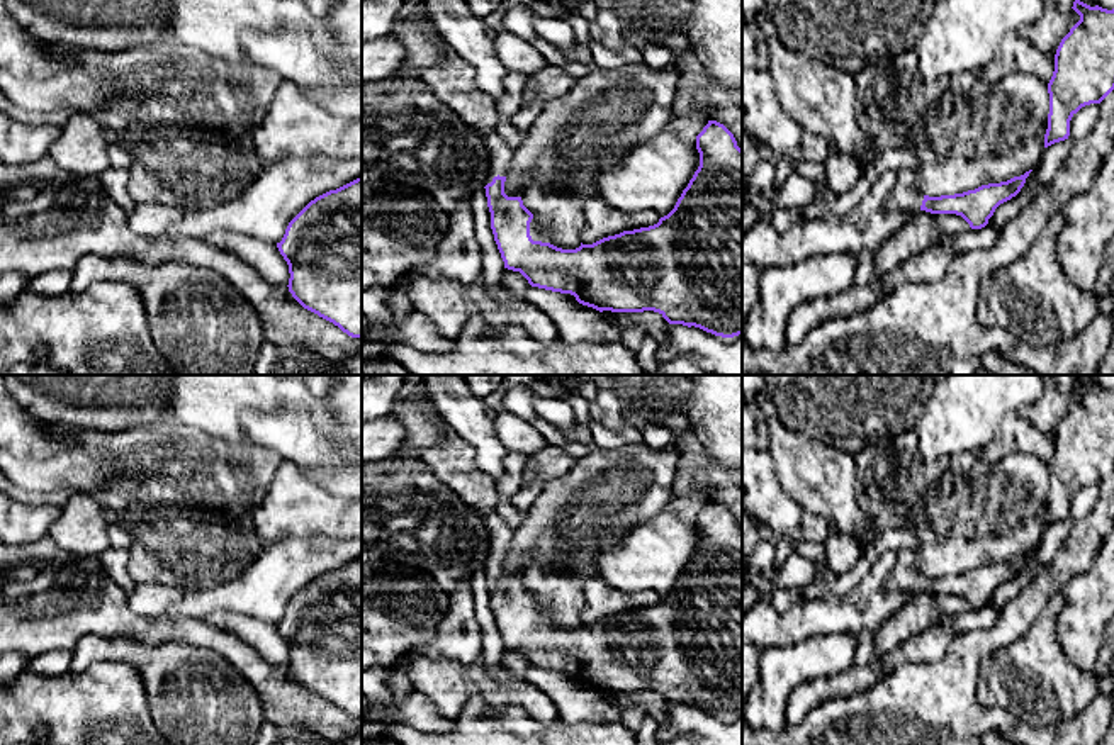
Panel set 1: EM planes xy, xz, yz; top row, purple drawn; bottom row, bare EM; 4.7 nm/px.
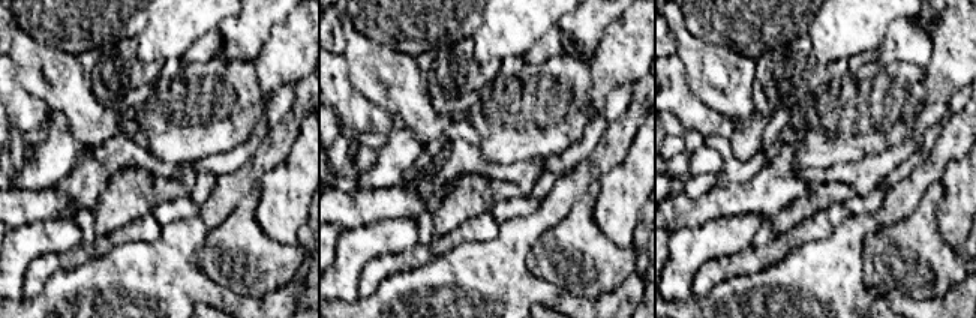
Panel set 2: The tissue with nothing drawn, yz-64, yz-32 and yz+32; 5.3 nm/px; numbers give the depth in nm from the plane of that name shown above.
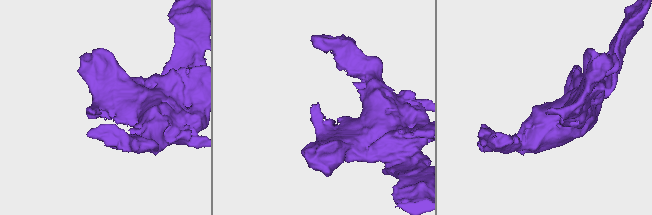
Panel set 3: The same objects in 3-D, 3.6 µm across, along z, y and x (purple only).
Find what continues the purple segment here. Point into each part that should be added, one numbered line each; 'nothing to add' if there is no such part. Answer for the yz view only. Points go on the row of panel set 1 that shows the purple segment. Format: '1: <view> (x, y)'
1: yz (905, 197)

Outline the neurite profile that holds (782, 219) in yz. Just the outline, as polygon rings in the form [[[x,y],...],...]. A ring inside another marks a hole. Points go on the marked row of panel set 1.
[[[803,207],[796,209],[771,209],[768,212],[766,222],[776,227],[779,232],[788,231],[791,226],[805,221]]]

